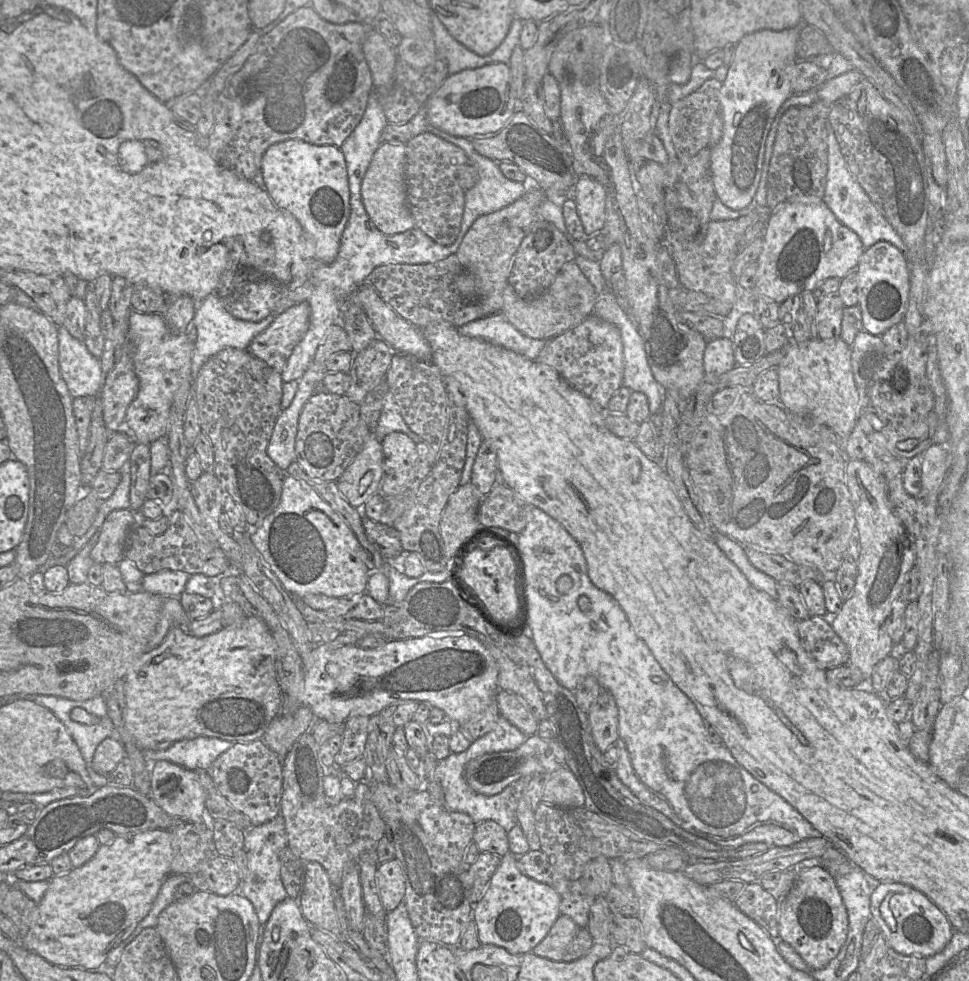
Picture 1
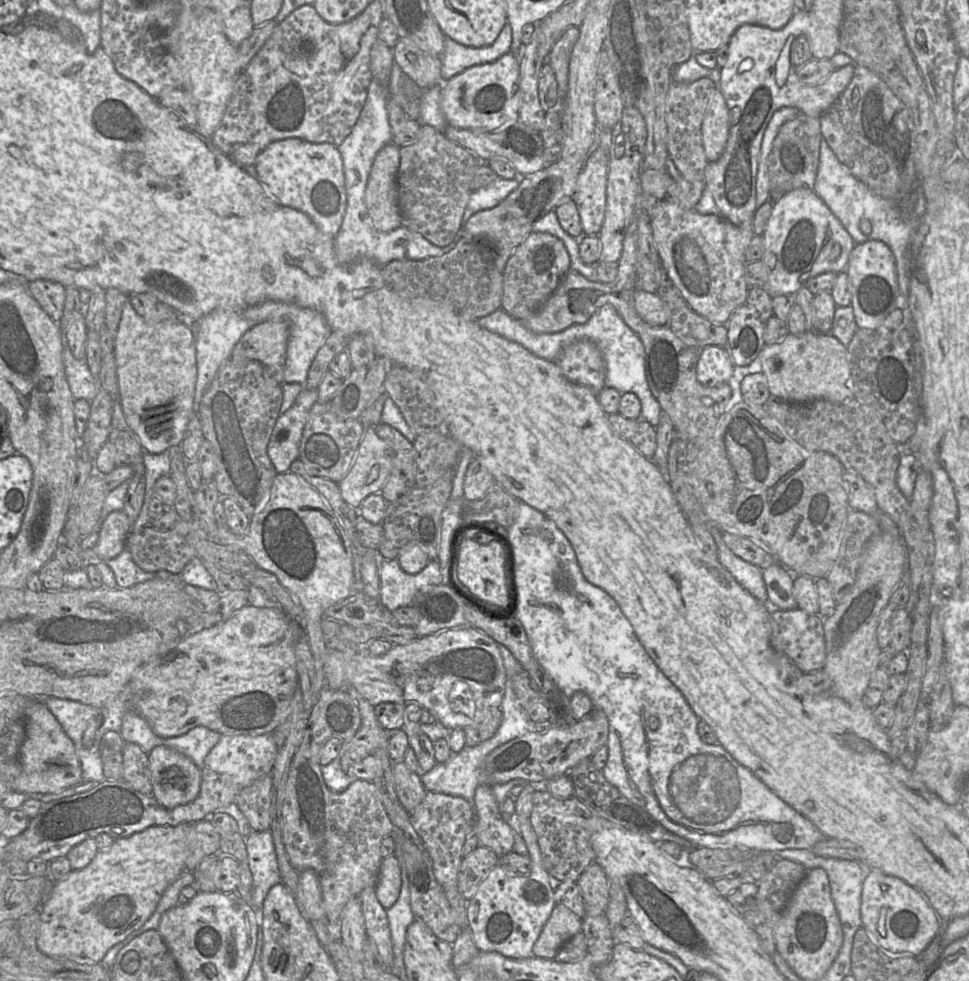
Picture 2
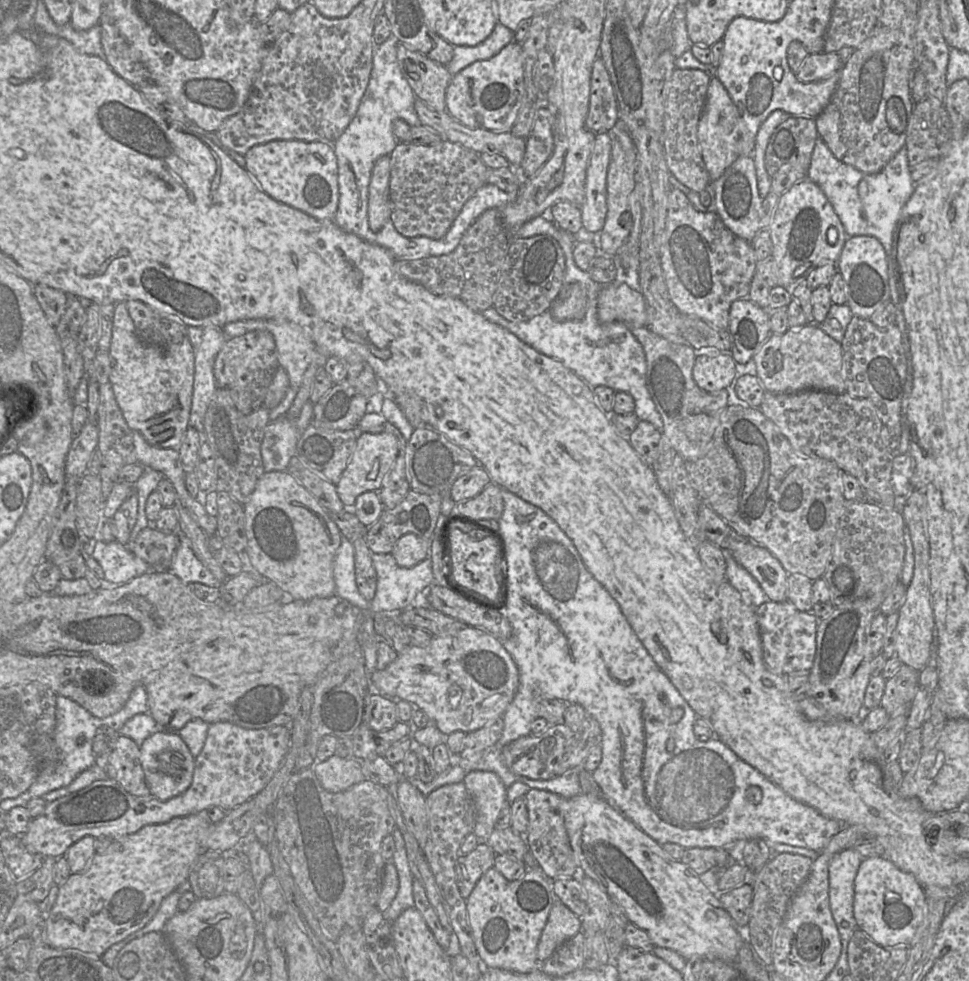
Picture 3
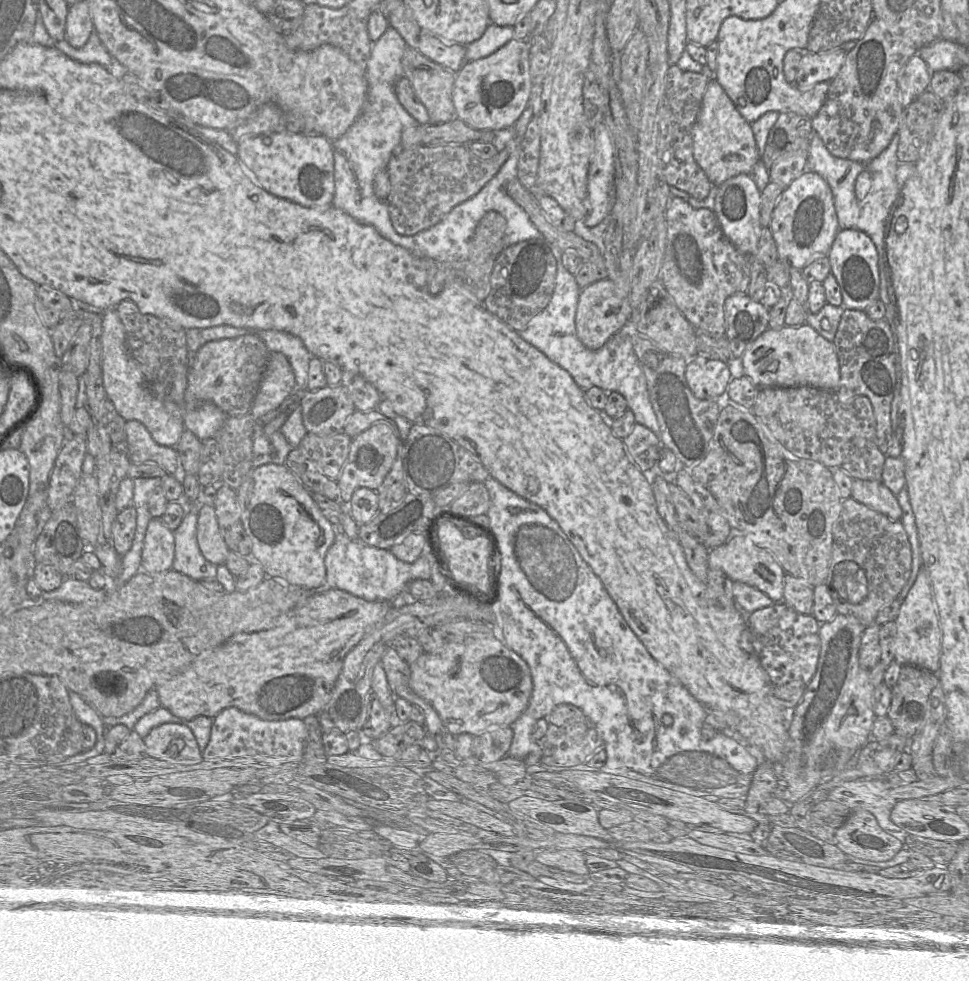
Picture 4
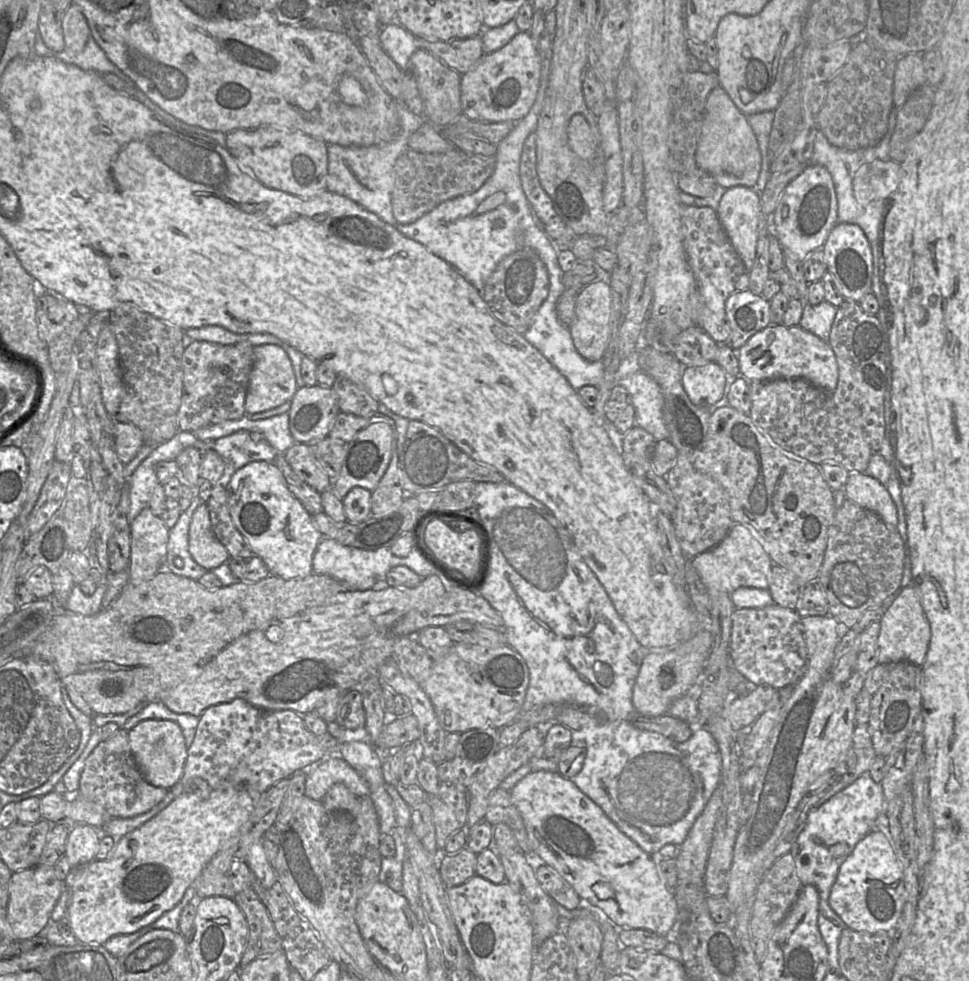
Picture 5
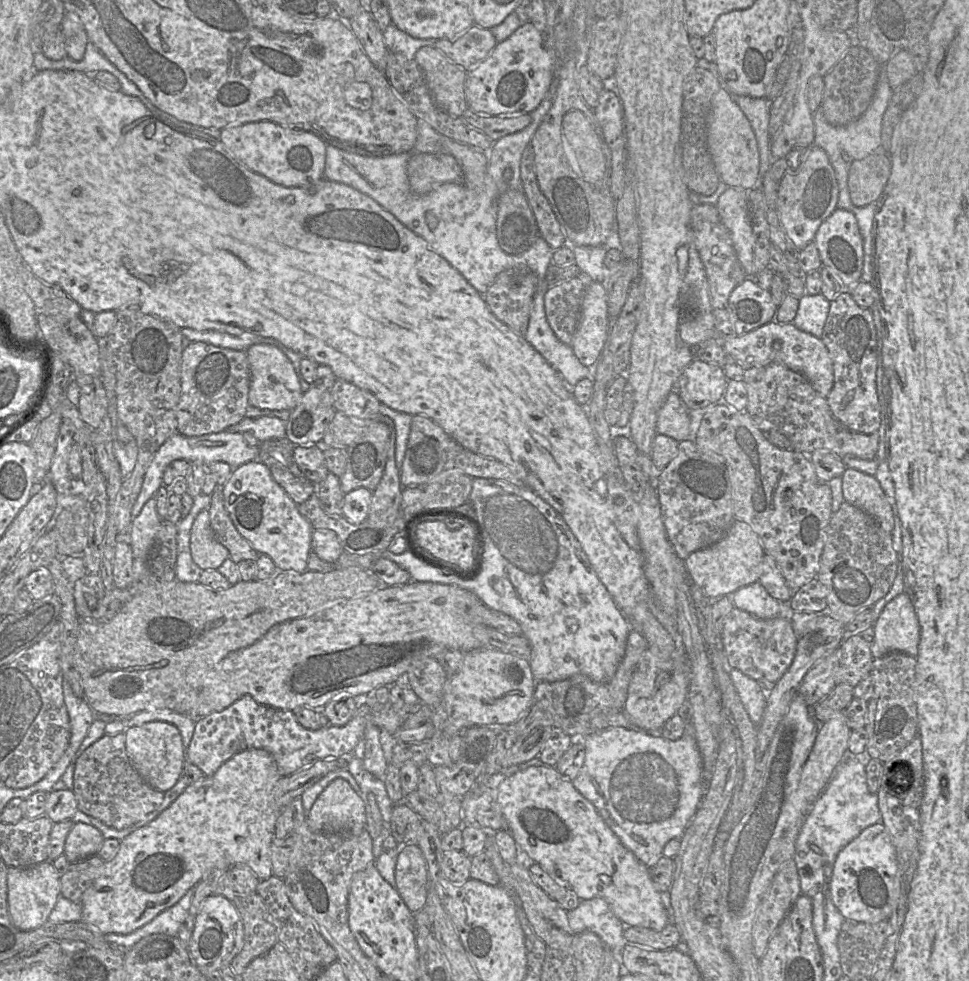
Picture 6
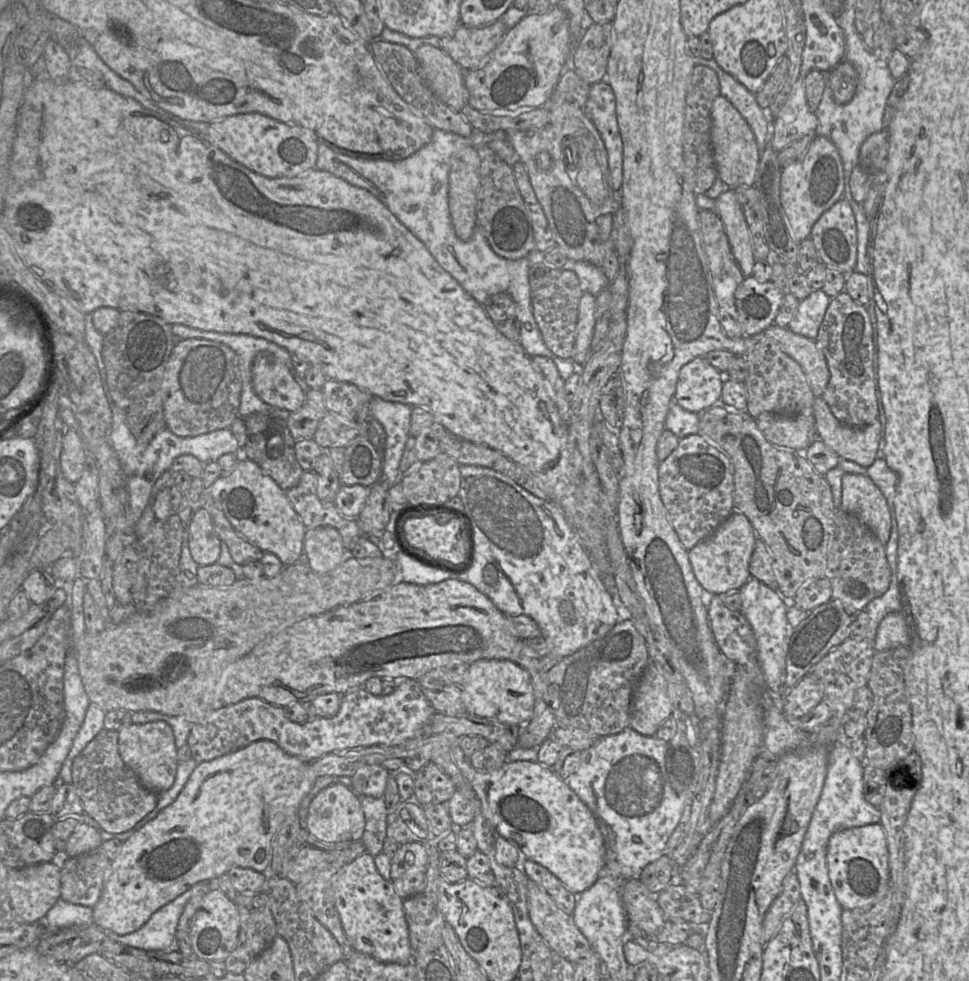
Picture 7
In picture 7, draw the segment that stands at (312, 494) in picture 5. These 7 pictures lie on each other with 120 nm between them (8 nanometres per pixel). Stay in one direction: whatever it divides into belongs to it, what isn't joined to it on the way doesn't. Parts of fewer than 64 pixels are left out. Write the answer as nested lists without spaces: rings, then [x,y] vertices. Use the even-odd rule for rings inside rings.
[[[275,411],[257,412],[242,418],[246,427],[247,441],[240,451],[241,456],[258,464],[282,490],[288,491],[298,485],[304,471],[296,459],[296,441],[287,427],[287,422]]]

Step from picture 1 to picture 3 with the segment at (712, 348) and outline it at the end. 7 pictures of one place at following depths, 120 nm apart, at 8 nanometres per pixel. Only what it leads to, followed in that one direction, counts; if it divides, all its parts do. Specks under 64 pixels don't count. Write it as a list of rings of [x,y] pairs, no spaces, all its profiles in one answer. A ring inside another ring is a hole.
[[[707,352],[696,356],[693,379],[708,393],[725,389],[735,381],[736,362],[729,352]]]

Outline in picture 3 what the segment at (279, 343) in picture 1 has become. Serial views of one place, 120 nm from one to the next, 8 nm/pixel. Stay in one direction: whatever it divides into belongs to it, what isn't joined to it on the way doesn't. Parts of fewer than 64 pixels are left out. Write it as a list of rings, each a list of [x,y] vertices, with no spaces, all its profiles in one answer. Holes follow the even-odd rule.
[[[254,330],[225,341],[215,358],[214,376],[217,387],[229,390],[237,410],[243,415],[249,415],[263,405],[279,366],[273,335],[269,331]]]

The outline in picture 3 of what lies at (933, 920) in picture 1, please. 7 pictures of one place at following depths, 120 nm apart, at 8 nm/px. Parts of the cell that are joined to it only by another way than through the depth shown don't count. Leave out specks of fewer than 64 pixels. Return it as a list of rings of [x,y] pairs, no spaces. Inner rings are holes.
[[[886,857],[864,858],[854,881],[853,913],[858,929],[884,948],[908,948],[927,924],[927,899],[919,881]]]

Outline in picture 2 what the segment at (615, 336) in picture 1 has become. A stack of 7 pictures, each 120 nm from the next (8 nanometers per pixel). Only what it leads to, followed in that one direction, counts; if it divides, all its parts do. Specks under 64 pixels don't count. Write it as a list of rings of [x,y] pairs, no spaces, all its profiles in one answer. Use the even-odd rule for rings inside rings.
[[[590,340],[568,345],[553,361],[568,380],[586,386],[596,396],[606,387],[605,361],[597,345]]]

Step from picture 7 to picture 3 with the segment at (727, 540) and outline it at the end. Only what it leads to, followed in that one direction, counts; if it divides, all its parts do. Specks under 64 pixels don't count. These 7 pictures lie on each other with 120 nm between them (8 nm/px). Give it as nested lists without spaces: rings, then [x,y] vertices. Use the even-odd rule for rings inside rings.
[[[749,541],[738,542],[736,549],[729,553],[754,577],[770,601],[787,601],[788,572],[785,571],[781,563],[766,548],[752,544]]]

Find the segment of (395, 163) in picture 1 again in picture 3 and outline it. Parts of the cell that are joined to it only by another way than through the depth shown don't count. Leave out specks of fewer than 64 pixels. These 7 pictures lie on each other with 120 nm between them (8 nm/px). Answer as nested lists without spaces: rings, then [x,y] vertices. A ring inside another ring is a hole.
[[[384,155],[375,161],[368,185],[368,225],[372,231],[379,231],[390,219],[389,183],[390,155]]]

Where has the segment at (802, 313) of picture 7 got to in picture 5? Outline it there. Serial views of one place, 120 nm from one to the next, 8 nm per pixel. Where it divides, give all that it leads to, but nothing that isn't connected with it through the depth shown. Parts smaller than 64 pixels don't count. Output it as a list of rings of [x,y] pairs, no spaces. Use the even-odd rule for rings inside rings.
[[[826,300],[817,305],[805,302],[799,326],[828,342],[836,313],[837,307]]]

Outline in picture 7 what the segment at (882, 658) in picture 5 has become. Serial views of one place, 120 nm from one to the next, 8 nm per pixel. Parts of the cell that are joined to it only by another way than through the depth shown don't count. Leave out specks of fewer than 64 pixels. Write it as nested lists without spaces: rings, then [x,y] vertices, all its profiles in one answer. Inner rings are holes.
[[[902,611],[887,614],[879,623],[874,639],[875,653],[909,647],[910,633],[908,621]]]

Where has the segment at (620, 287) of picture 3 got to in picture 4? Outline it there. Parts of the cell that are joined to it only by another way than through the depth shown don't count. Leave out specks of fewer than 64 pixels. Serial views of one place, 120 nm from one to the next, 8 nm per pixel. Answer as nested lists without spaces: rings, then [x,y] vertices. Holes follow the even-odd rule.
[[[608,278],[596,281],[580,291],[575,316],[577,337],[590,350],[600,349],[614,334],[628,325],[632,315],[629,299],[617,295],[617,288]]]

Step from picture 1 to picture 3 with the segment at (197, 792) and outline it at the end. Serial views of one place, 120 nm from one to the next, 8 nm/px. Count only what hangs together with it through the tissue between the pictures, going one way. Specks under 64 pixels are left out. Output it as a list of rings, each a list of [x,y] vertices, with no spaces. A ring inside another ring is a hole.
[[[157,732],[147,737],[140,746],[140,758],[147,786],[156,799],[167,801],[184,793],[191,785],[195,758],[176,733]]]

